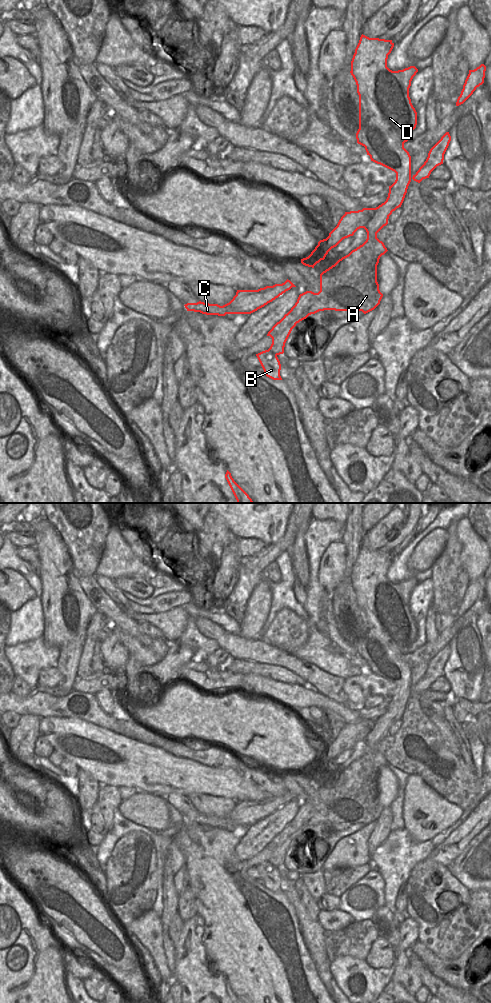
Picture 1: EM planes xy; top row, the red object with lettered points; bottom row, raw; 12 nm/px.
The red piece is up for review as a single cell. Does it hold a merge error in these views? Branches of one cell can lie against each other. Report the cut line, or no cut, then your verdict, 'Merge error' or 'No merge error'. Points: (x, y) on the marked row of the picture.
Split along xy (276, 354), (271, 363), (261, 364), (257, 357). Merge error.

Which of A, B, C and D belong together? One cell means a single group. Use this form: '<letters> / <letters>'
A C D / B

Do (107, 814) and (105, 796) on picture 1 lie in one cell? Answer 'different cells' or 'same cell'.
same cell

